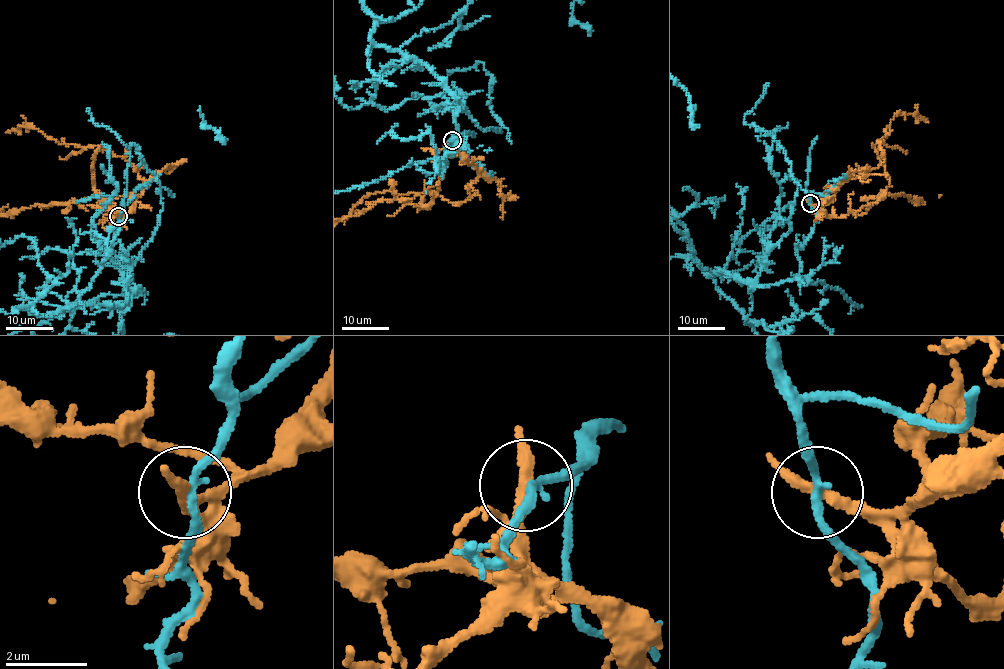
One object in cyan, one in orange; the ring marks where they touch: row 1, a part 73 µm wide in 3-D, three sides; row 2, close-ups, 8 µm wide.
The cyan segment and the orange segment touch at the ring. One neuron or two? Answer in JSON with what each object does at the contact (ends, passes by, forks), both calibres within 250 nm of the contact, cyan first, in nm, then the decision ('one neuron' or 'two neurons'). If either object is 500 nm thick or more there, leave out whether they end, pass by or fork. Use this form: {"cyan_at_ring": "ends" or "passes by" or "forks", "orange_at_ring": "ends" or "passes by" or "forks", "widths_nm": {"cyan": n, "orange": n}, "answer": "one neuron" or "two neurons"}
{"cyan_at_ring": "passes by", "orange_at_ring": "passes by", "widths_nm": {"cyan": 190, "orange": 280}, "answer": "two neurons"}

